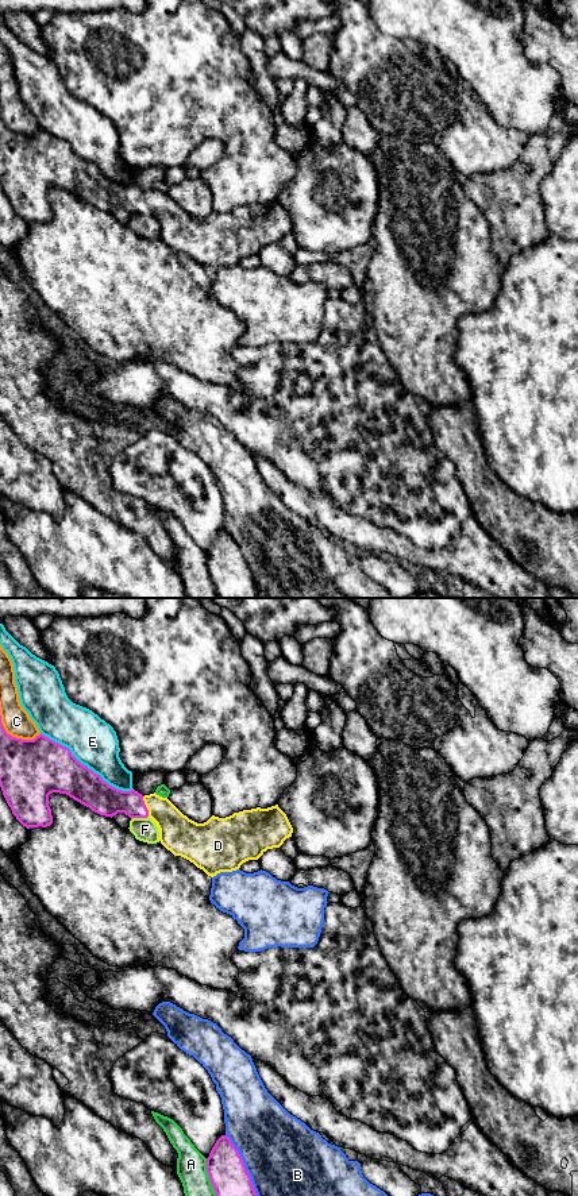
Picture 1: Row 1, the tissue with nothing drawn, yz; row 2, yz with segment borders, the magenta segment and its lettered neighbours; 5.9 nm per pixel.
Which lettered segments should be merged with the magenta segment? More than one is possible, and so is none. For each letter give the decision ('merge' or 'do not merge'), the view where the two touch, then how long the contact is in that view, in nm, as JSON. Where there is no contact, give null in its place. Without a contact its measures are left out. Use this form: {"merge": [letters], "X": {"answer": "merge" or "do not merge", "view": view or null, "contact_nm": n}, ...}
{"merge": ["D"], "A": {"answer": "do not merge", "view": "yz", "contact_nm": 240}, "B": {"answer": "do not merge", "view": "yz", "contact_nm": 400}, "C": {"answer": "do not merge", "view": "yz", "contact_nm": 280}, "D": {"answer": "merge", "view": "yz", "contact_nm": 130}, "E": {"answer": "do not merge", "view": "yz", "contact_nm": 650}, "F": {"answer": "do not merge", "view": "yz", "contact_nm": 110}}

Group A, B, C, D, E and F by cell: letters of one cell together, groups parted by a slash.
A / B / C / D / E / F

